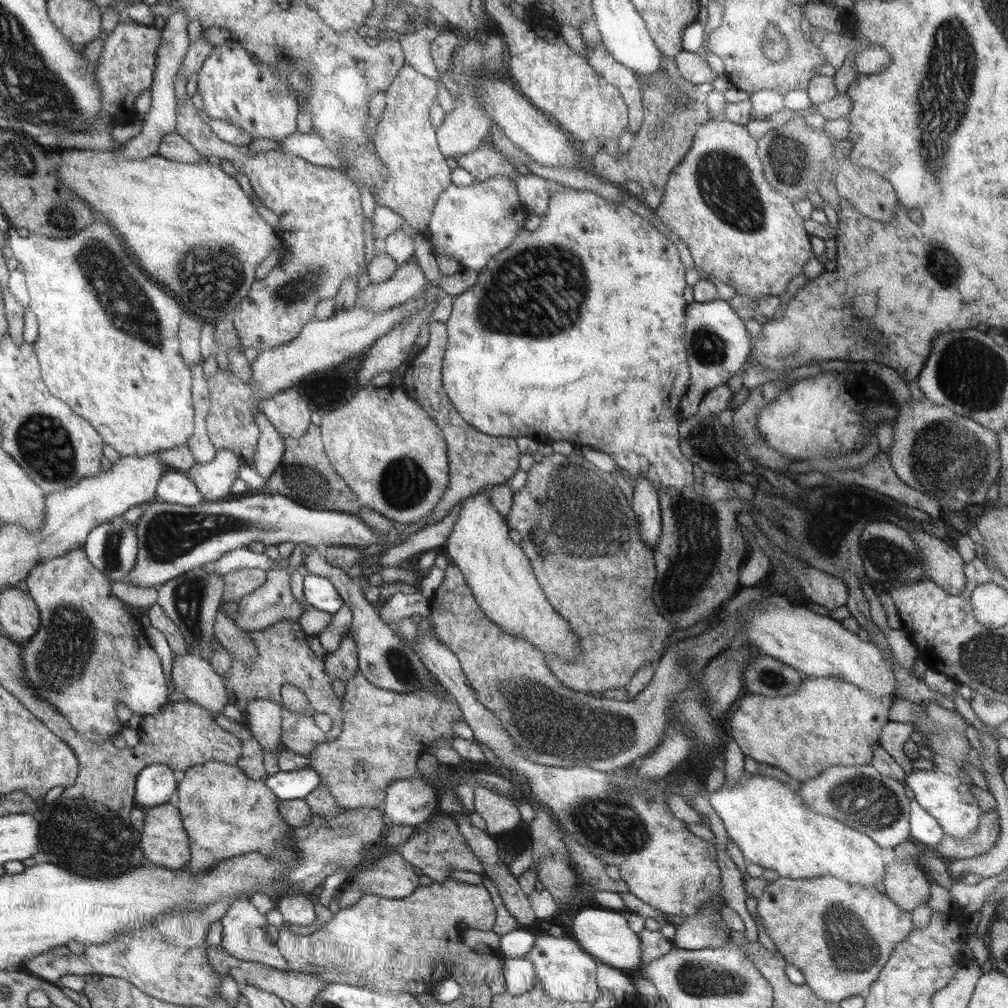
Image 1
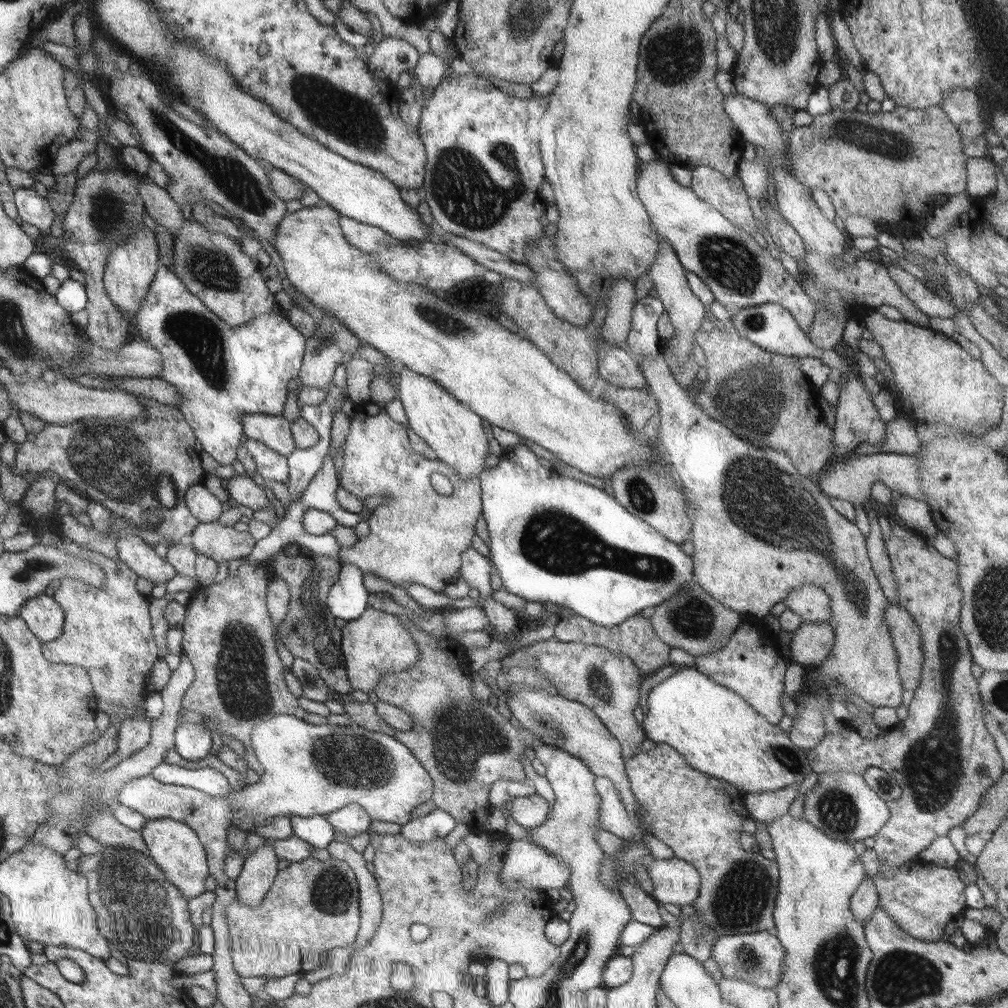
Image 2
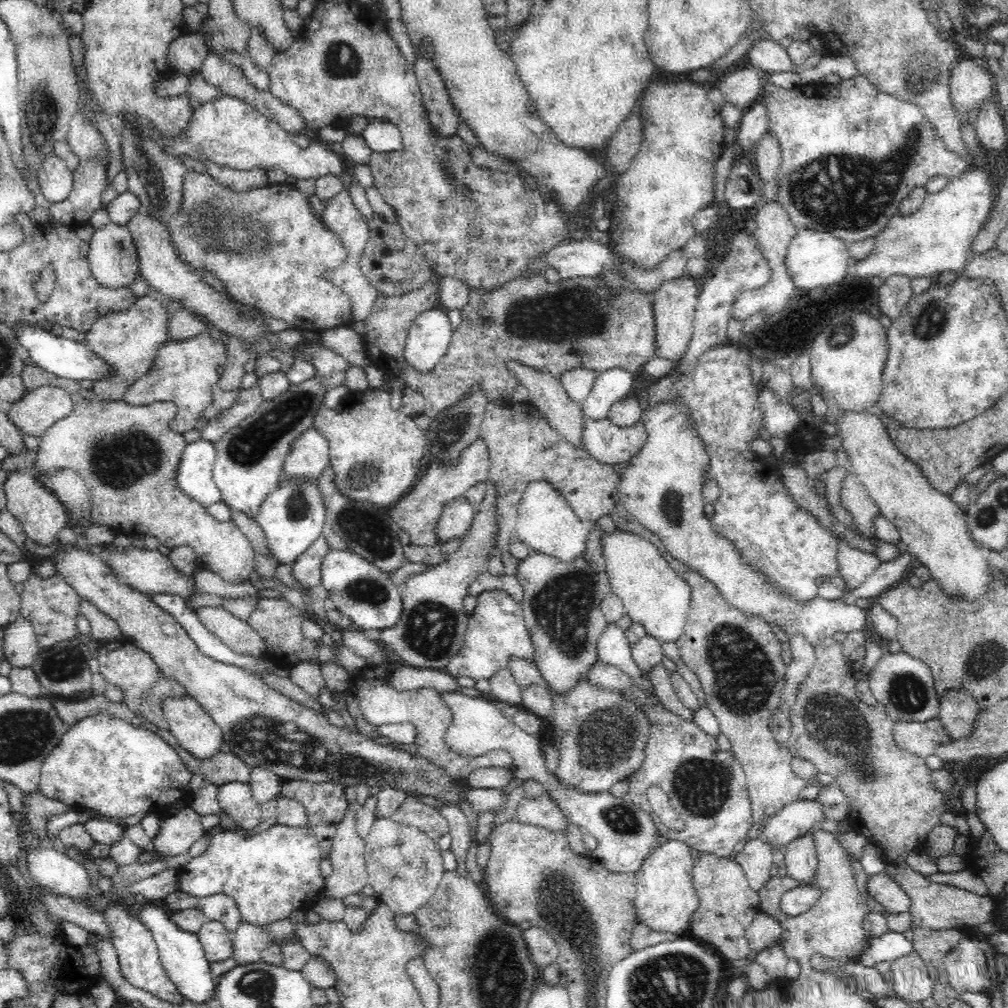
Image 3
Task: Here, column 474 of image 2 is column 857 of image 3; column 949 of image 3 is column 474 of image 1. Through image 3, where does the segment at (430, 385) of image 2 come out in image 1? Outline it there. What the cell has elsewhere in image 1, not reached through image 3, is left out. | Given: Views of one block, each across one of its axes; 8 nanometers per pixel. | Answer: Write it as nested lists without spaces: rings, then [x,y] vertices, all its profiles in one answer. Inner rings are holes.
[[[479,492],[457,504],[457,516],[445,542],[445,554],[463,572],[463,576],[467,576],[475,602],[485,616],[489,616],[503,630],[527,638],[541,654],[571,660],[577,638],[573,636],[569,624],[565,624],[565,620],[557,616],[553,606],[547,602],[527,554],[519,544],[511,542],[509,530],[507,516],[495,510],[495,502],[491,502],[485,492]]]

